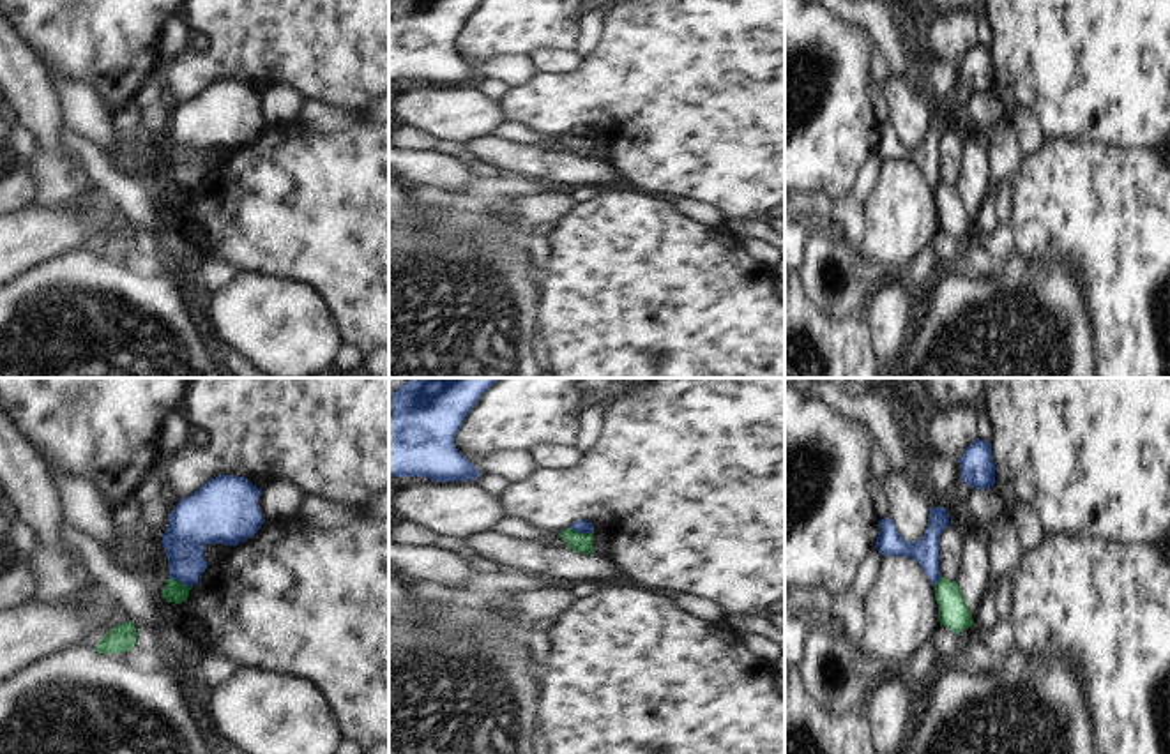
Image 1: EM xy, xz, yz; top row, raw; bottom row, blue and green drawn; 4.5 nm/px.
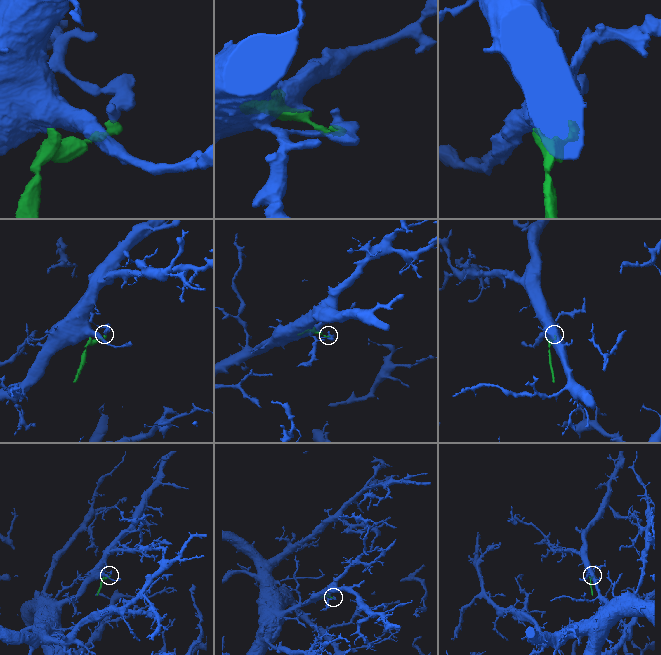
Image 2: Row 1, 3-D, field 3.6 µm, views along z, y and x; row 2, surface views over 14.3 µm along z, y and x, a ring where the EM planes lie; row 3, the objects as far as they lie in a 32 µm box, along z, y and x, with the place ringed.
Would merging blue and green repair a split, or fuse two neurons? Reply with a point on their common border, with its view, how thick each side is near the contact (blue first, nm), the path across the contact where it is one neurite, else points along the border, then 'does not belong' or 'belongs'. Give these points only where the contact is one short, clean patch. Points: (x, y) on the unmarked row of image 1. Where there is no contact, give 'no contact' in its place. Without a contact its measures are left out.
meets blue in xz at (582, 136); 60 nm thick on the blue side, 100 nm on the other; border along xz (569, 131), (592, 138); does not belong

